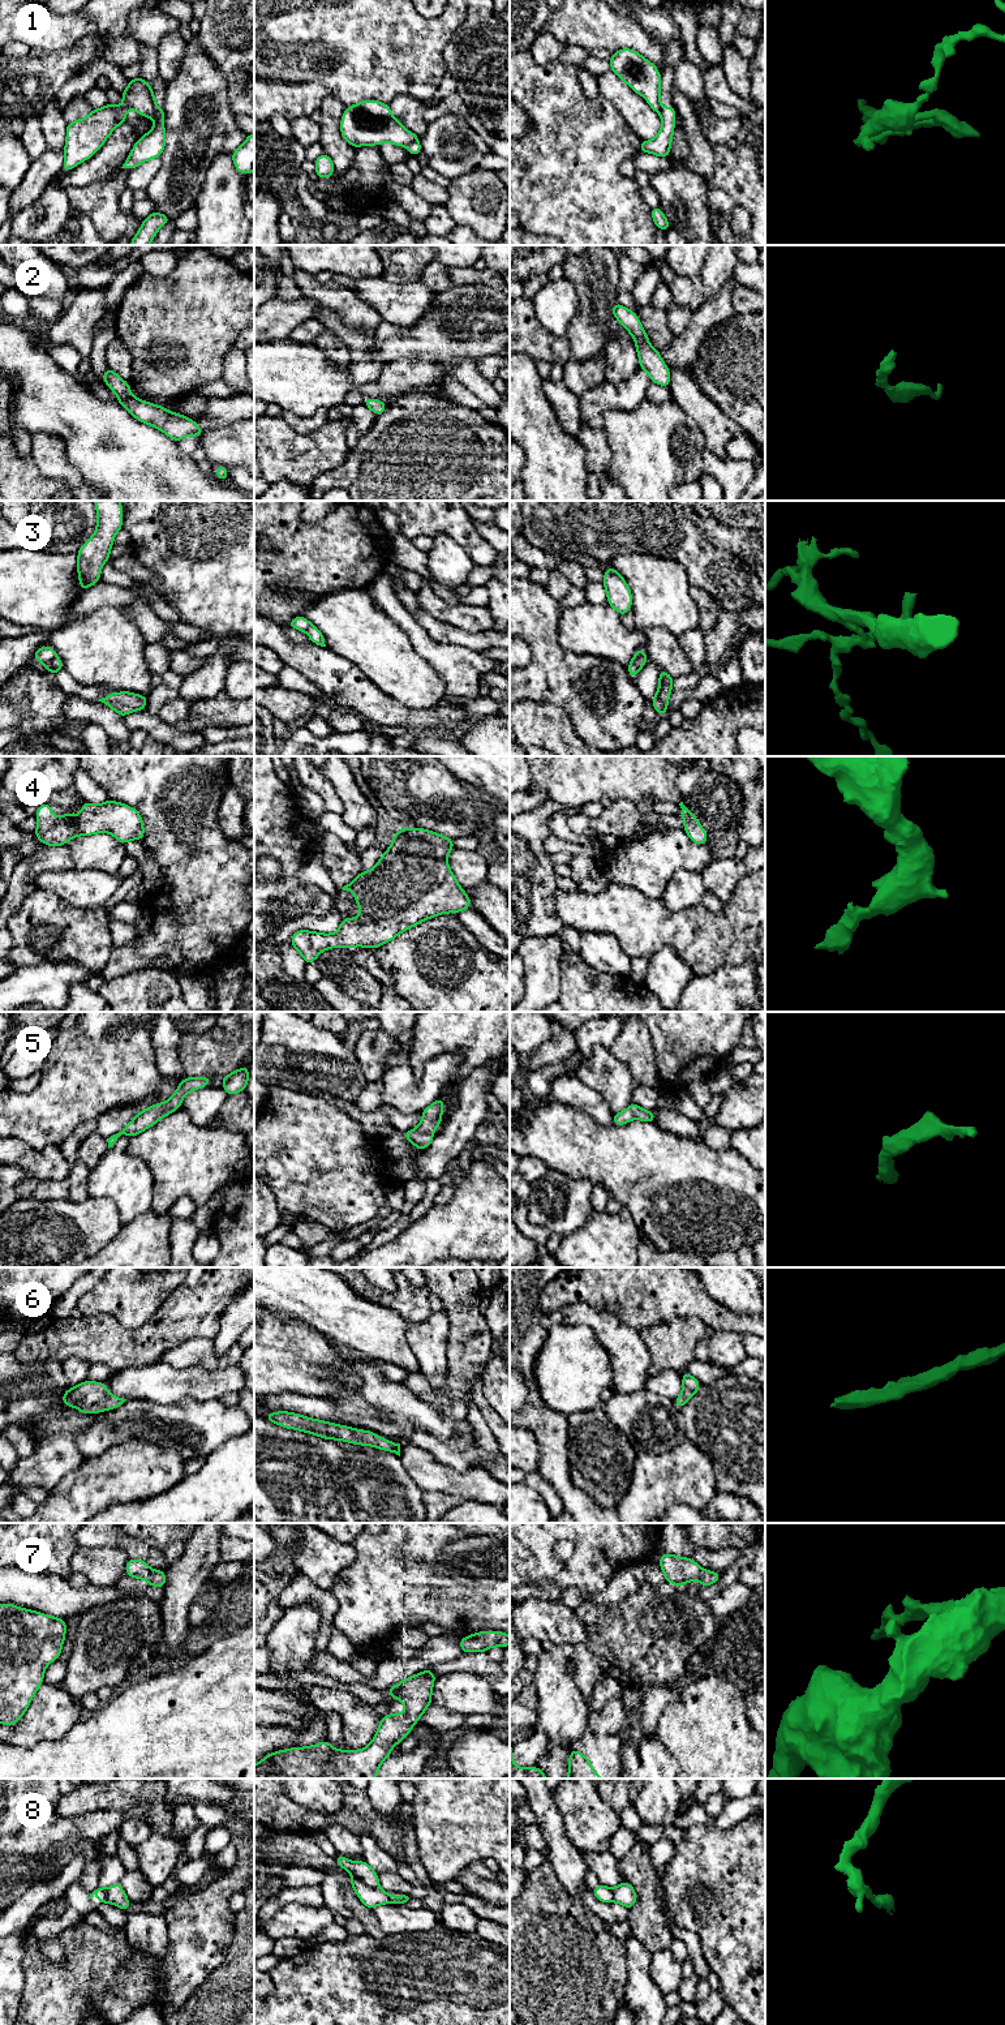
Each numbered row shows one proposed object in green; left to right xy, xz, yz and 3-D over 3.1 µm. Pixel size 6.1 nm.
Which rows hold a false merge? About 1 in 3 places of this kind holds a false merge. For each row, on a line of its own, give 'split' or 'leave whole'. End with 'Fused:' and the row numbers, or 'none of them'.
1: split
2: leave whole
3: split
4: leave whole
5: leave whole
6: leave whole
7: leave whole
8: split
Fused: 1, 3, 8

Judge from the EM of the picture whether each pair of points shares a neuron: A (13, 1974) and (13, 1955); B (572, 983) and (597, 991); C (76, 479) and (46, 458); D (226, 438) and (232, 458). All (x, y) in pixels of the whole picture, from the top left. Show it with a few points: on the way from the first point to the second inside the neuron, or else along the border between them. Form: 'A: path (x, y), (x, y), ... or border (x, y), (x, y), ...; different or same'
A: path (13, 1969), (13, 1960); same
B: path (579, 985), (585, 991), (591, 991); same
C: path (68, 476), (54, 464); same
D: path (230, 443), (232, 453); same

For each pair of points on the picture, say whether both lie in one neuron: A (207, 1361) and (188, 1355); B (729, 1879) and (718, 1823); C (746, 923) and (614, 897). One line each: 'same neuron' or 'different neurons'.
A: same neuron
B: different neurons
C: same neuron

